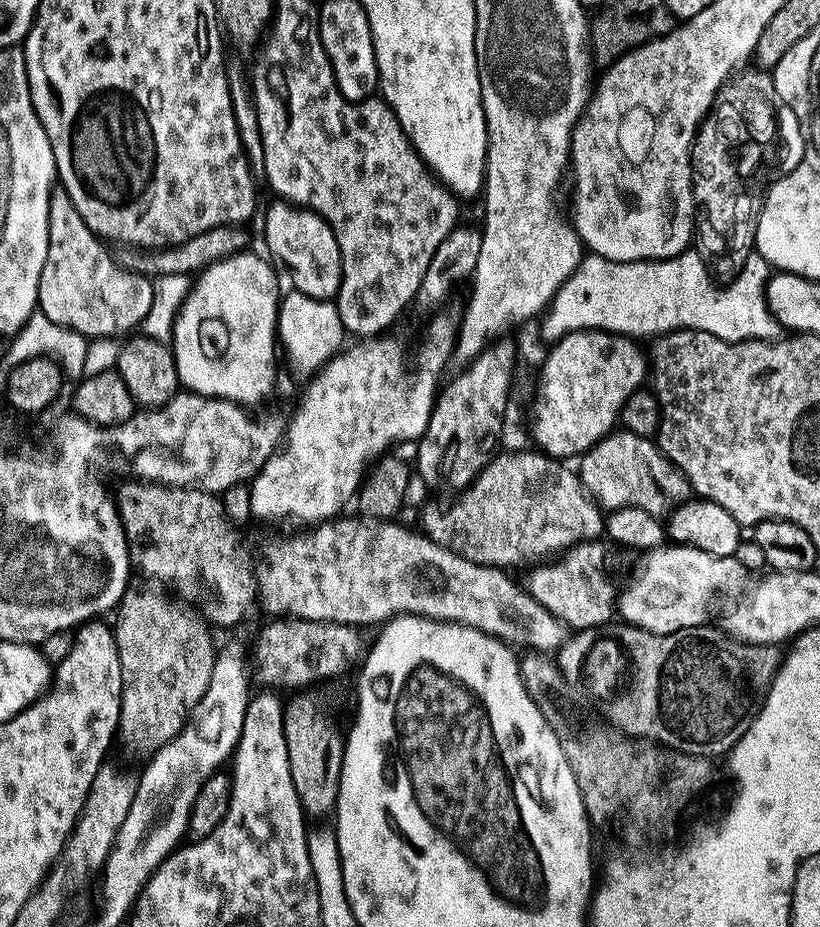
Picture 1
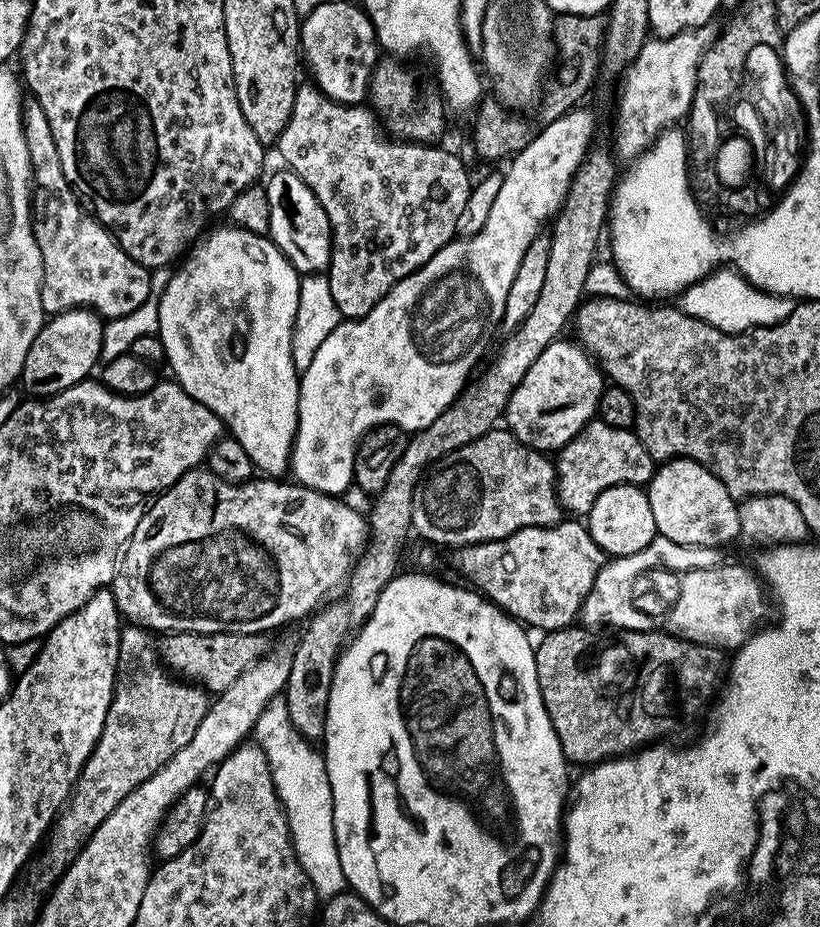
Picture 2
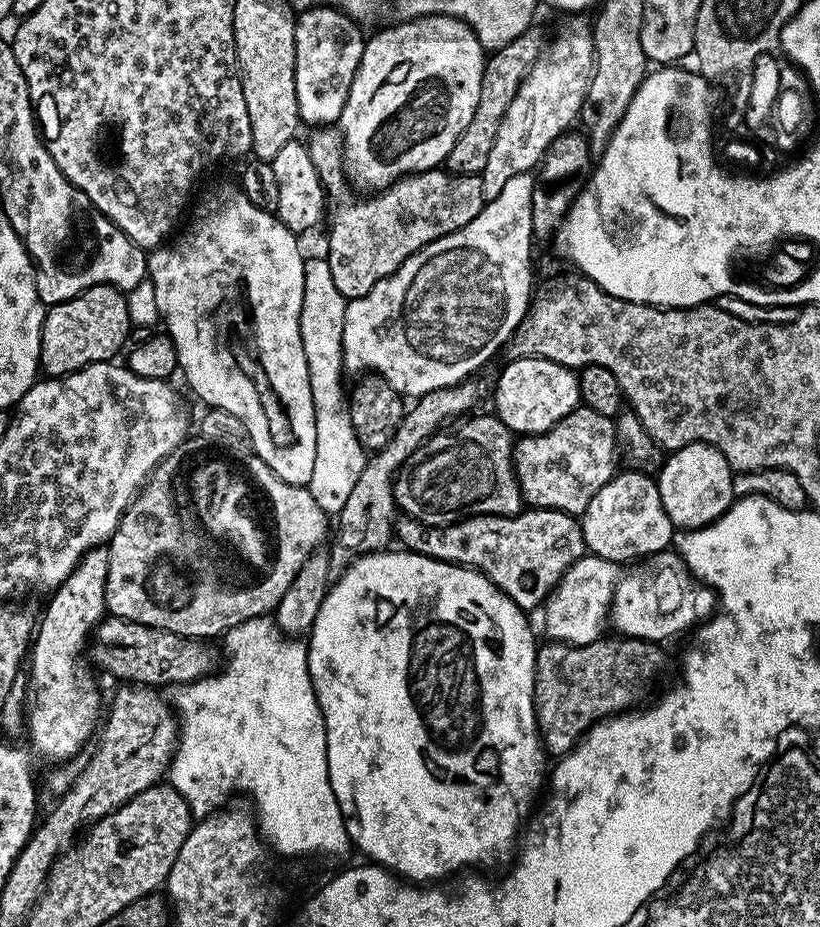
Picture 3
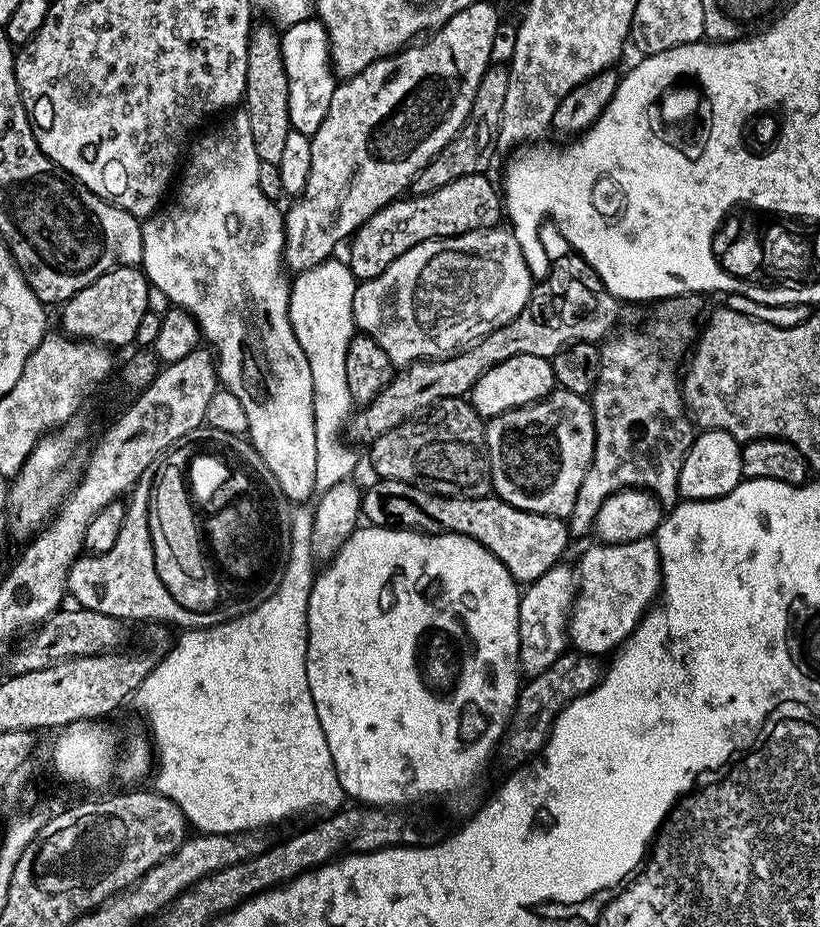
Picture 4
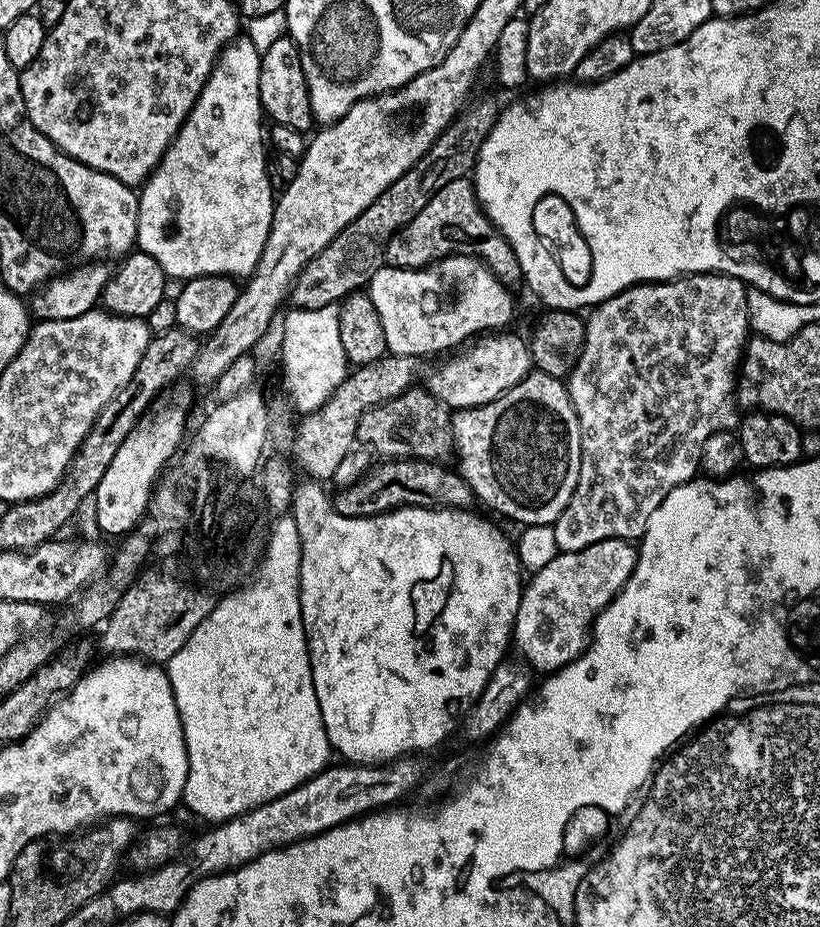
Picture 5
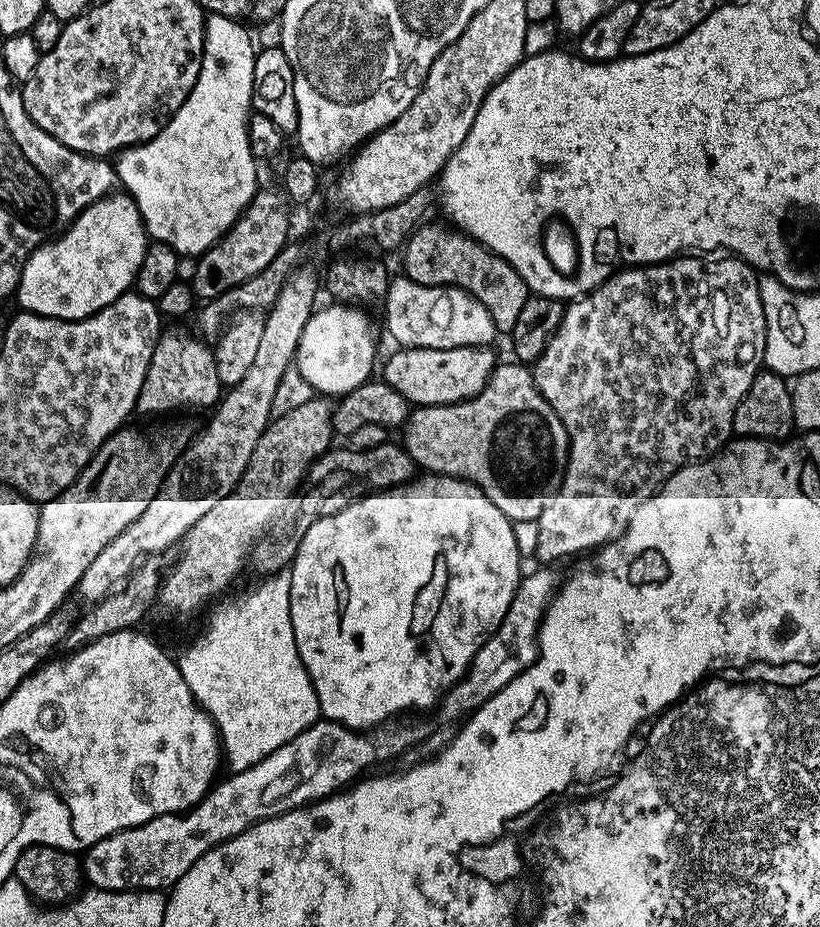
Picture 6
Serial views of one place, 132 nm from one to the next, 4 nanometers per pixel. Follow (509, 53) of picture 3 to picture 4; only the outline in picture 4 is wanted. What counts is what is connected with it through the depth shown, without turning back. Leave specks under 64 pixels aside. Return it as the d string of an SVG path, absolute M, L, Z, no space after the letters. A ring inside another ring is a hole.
M489 66L484 71L464 127L457 132L453 140L446 142L446 146L442 146L442 150L434 154L432 161L412 179L412 196L425 196L434 190L442 190L442 186L450 186L450 182L458 182L458 178L482 176L489 171L487 168L492 164L492 155L497 155L498 152L496 143L502 122L502 102L506 102L507 85L507 67Z

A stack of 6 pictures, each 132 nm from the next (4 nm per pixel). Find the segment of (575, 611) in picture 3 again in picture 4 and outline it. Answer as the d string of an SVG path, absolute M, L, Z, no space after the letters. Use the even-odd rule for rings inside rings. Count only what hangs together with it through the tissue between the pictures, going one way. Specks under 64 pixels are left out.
M564 562L556 564L550 570L546 570L542 578L532 581L523 589L518 610L518 650L520 671L525 677L542 674L542 670L546 670L546 666L565 655L569 647L568 621L572 601L576 599L578 577L575 571L566 565Z

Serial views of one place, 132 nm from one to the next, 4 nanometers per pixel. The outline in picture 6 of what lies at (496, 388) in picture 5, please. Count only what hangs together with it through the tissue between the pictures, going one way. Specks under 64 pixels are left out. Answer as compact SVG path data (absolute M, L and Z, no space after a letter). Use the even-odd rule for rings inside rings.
M402 346L395 350L396 352L384 364L382 379L384 383L393 386L394 390L398 390L398 392L408 400L409 405L419 406L421 408L425 408L426 406L442 406L443 404L457 404L460 400L474 398L486 386L490 374L494 371L498 363L498 357L491 352L493 349L488 346L482 348L405 348Z

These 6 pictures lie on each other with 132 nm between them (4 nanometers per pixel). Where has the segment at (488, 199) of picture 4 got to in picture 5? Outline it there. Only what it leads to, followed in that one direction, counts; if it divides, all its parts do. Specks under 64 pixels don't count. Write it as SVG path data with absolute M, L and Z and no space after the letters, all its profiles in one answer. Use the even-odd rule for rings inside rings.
M468 178L446 182L446 186L426 202L422 214L392 235L384 258L394 268L427 268L448 256L475 256L505 286L519 285L524 278L518 254L514 254L510 242L506 242L504 235L480 211L475 183Z

